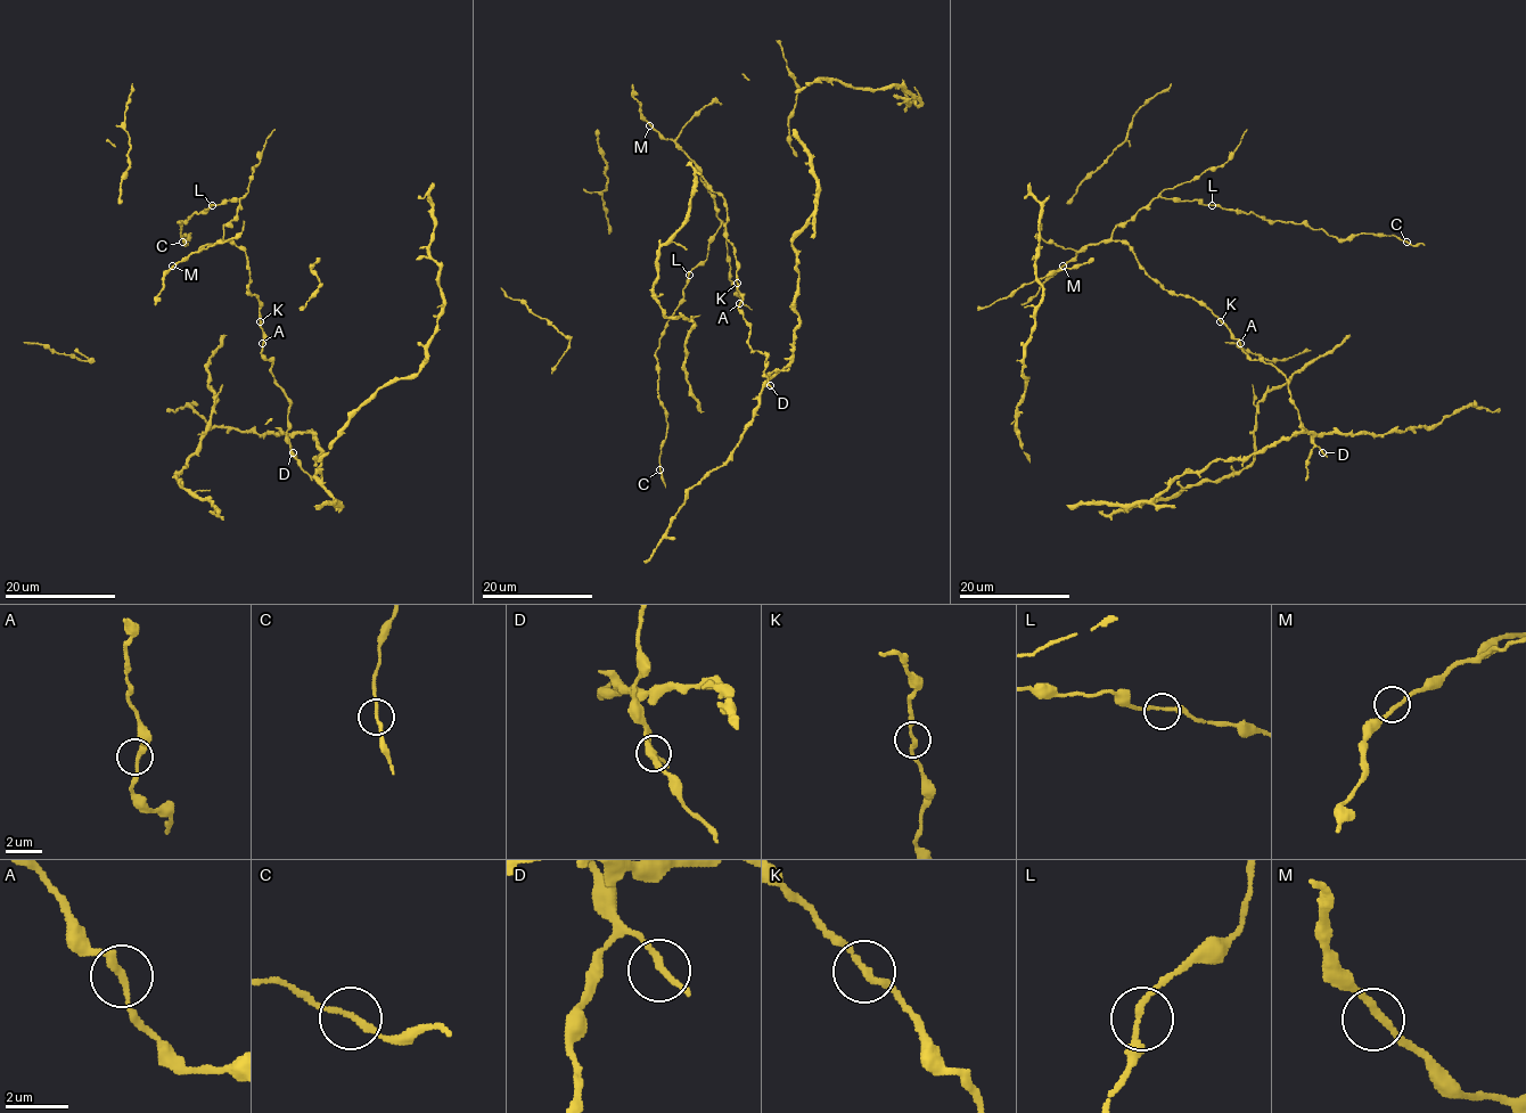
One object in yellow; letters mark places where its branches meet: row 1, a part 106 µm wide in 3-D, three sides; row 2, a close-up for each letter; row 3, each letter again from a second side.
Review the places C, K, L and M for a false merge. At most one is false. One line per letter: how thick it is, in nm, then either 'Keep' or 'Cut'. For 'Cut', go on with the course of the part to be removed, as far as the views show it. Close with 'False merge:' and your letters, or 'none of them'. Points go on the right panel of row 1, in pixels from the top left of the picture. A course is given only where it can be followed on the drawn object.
C: Thickness 180 nm. Keep
K: Thickness 200 nm. Keep
L: Thickness 200 nm. Keep
M: Thickness 200 nm. Keep
False merge: none of them

